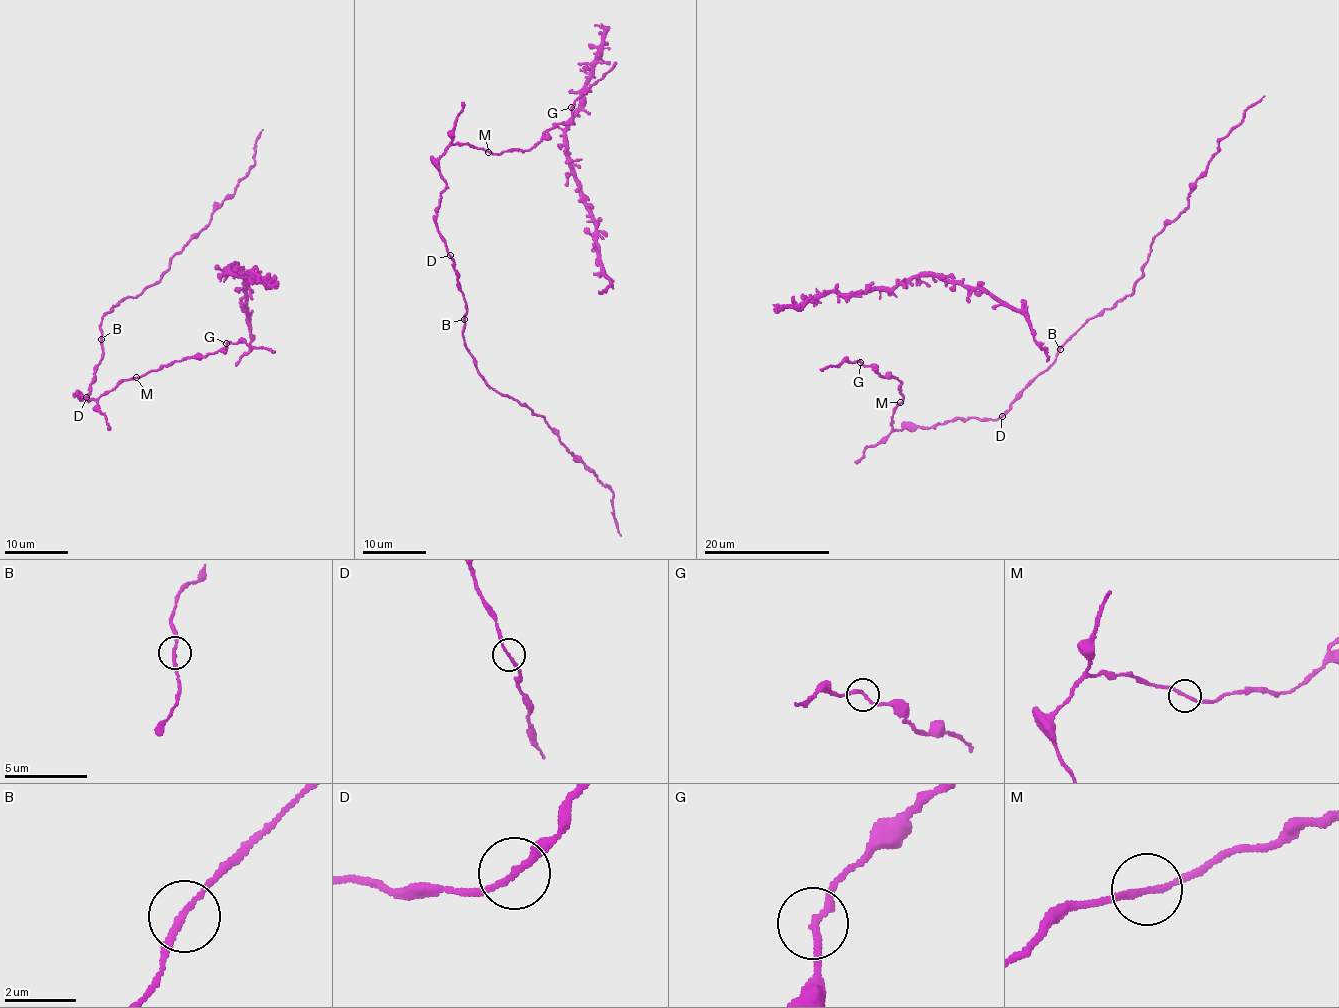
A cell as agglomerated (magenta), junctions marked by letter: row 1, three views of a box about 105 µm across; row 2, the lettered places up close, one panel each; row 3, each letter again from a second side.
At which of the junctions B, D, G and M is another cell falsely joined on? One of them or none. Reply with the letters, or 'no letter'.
no letter

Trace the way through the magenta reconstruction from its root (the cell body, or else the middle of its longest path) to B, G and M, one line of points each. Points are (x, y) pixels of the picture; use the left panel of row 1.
B: (84, 399), (75, 395), (82, 400), (90, 392), (94, 368), (102, 357), (101, 339)
G: (84, 399), (83, 396), (99, 398), (125, 380), (143, 376), (175, 362), (217, 353), (227, 343)
M: (84, 399), (83, 396), (99, 398), (122, 381), (136, 377)

